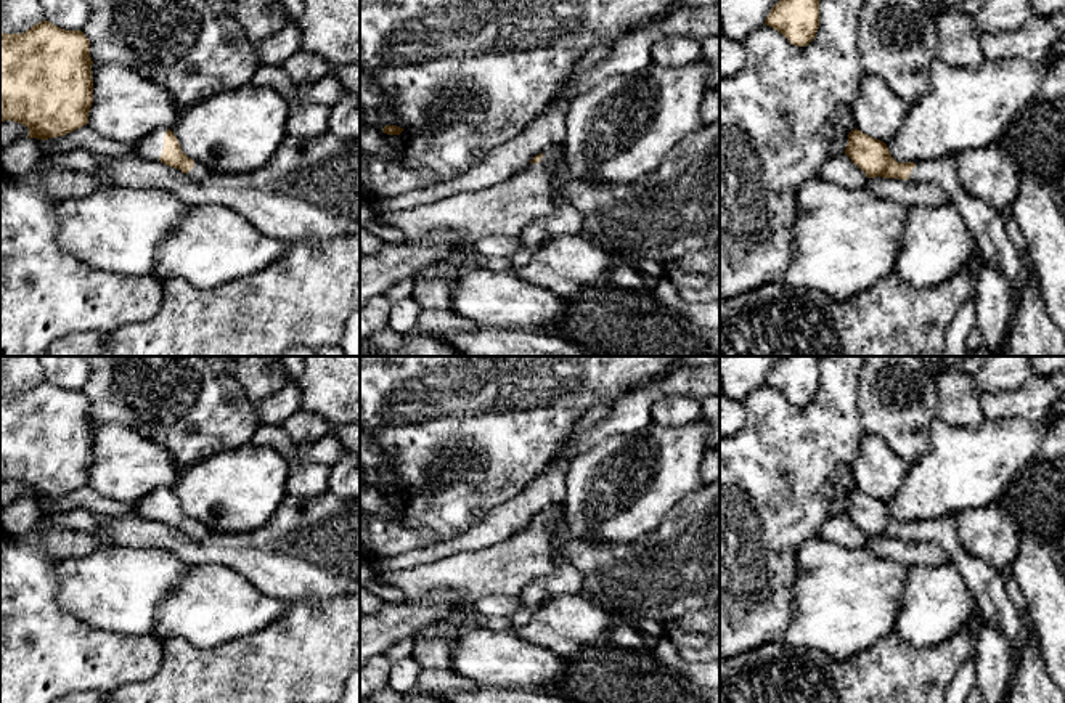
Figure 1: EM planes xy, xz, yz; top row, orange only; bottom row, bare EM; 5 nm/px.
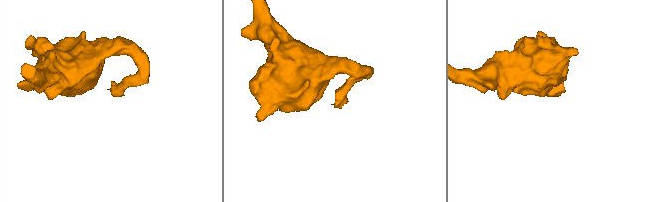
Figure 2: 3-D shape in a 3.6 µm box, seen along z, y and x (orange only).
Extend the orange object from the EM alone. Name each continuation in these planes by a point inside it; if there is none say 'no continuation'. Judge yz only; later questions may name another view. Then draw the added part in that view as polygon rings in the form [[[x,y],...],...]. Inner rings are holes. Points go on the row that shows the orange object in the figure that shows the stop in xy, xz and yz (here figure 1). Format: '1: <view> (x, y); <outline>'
1: yz (993, 246); [[[957,159],[916,162],[909,180],[933,181],[946,191],[977,241],[977,262],[996,268],[1007,279],[1014,299],[1028,270],[1026,258],[1009,239],[1001,212],[964,189],[957,178]]]

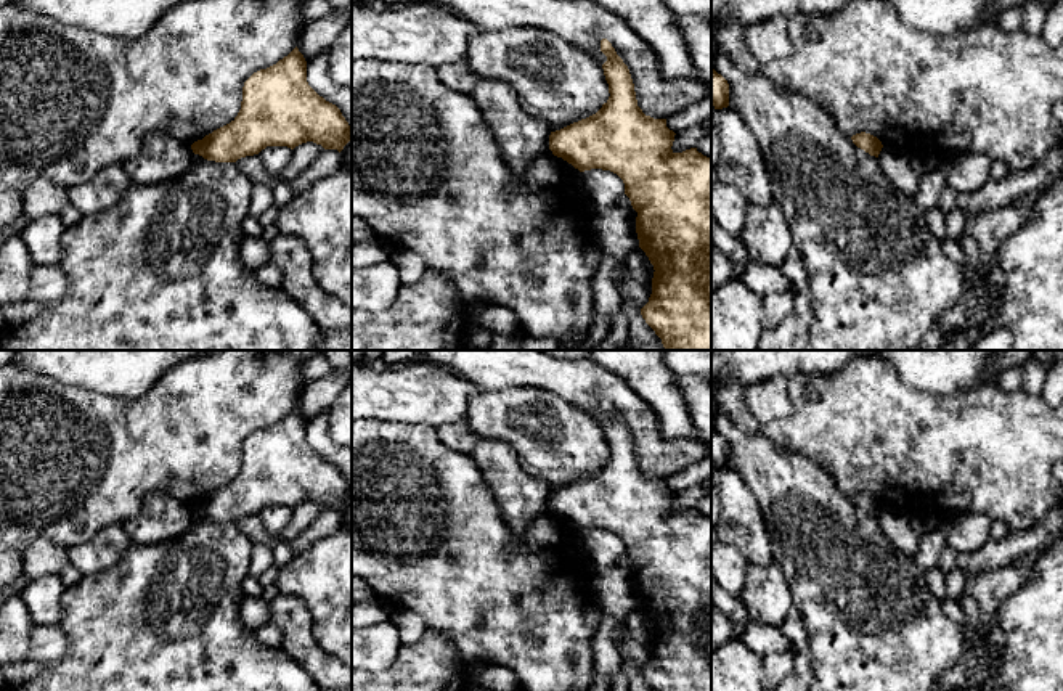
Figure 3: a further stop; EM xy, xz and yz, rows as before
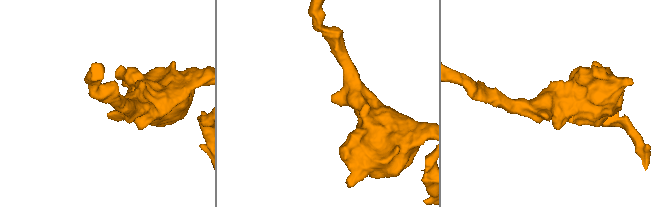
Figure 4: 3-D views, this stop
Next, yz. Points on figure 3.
no continuation

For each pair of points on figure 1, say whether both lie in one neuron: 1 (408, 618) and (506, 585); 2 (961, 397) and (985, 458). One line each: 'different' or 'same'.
1: different
2: different

